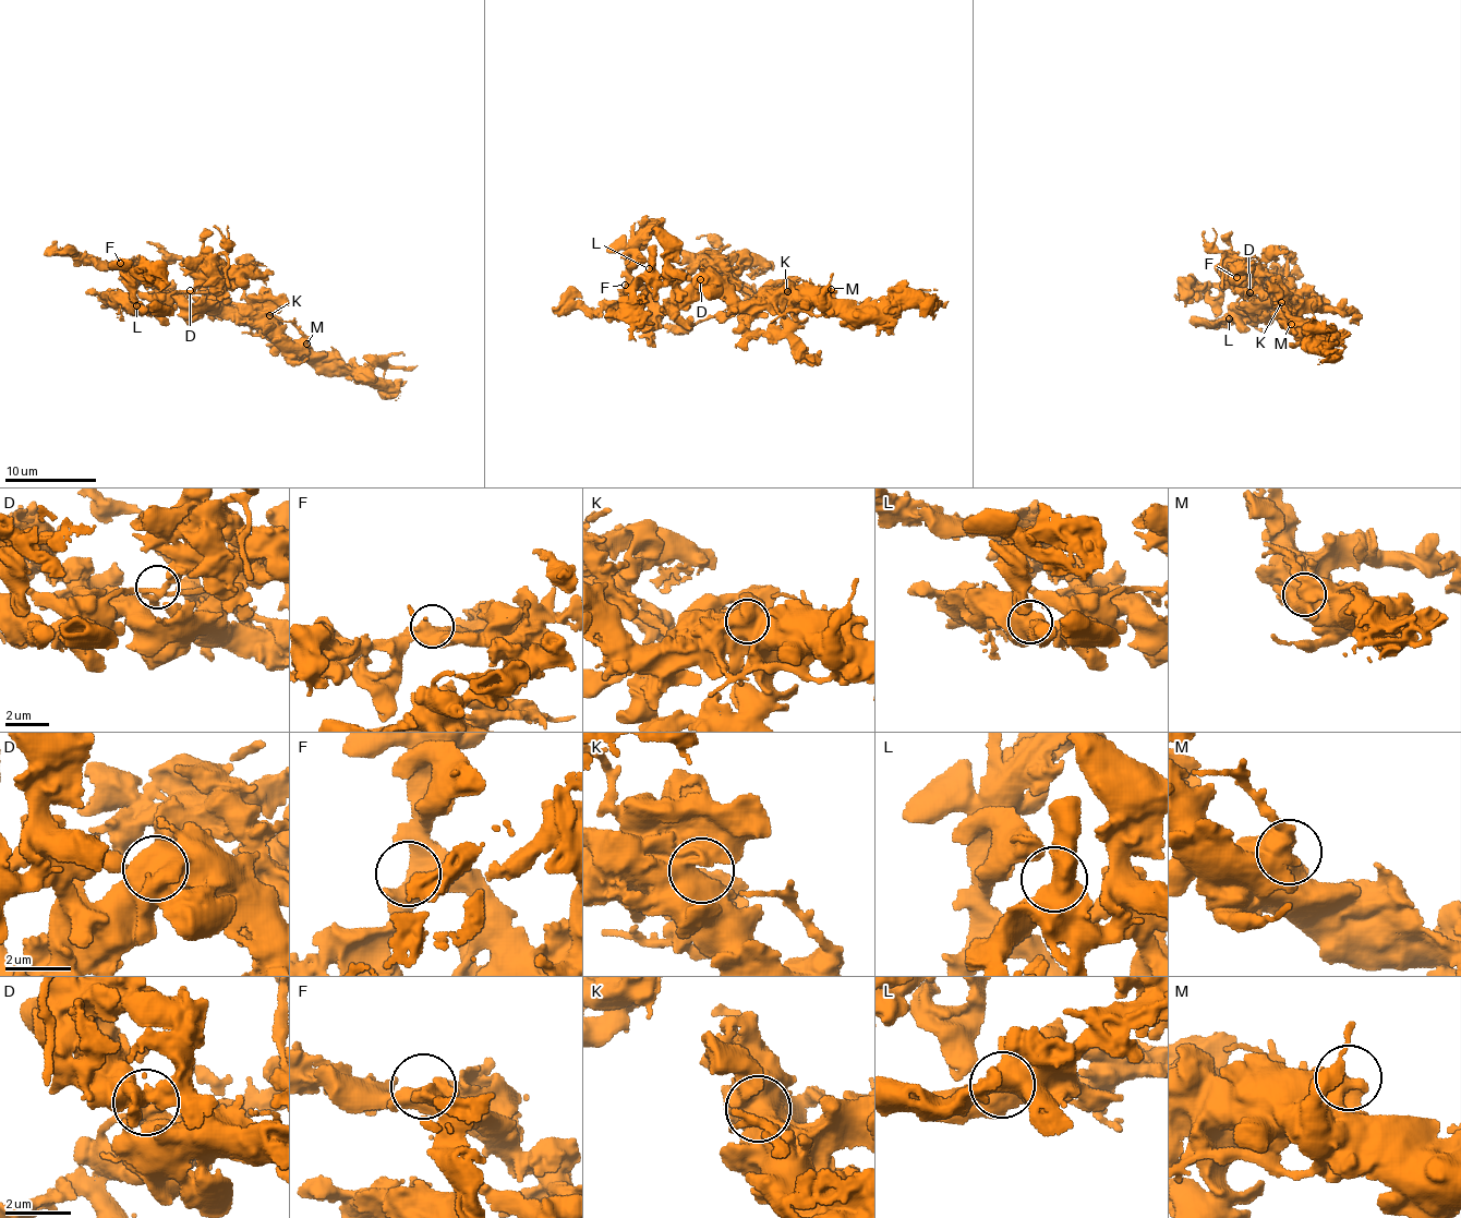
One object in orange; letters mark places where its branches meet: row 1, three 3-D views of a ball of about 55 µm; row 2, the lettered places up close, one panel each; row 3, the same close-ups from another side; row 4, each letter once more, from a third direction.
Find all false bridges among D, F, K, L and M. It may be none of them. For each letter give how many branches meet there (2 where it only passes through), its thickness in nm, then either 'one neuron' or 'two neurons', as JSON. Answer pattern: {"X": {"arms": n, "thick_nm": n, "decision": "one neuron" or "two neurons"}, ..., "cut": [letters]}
{"D": {"arms": 4, "thick_nm": 300, "decision": "one neuron"}, "F": {"arms": 3, "thick_nm": 480, "decision": "one neuron"}, "K": {"arms": 1, "thick_nm": 1000, "decision": "one neuron"}, "L": {"arms": 3, "thick_nm": 600, "decision": "one neuron"}, "M": {"arms": 3, "thick_nm": 550, "decision": "one neuron"}, "cut": []}

